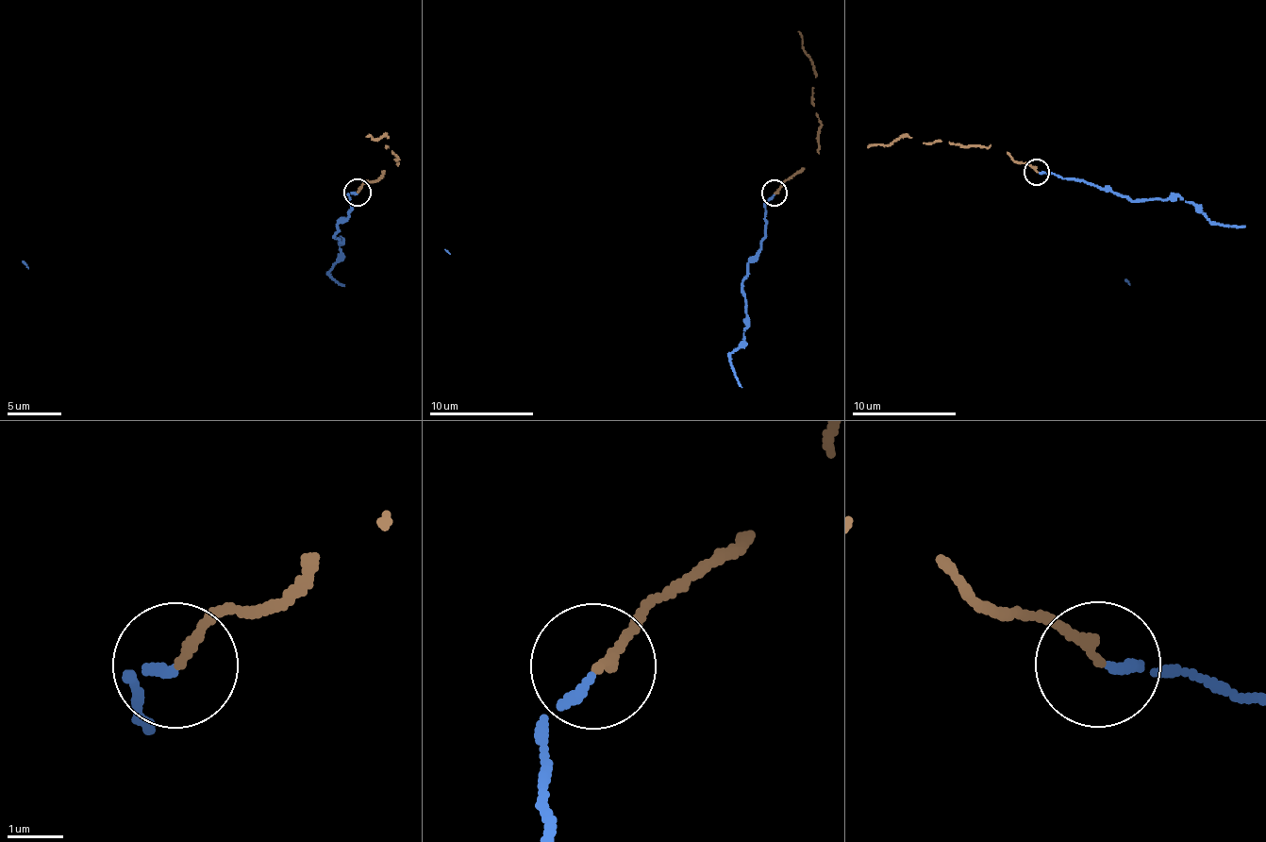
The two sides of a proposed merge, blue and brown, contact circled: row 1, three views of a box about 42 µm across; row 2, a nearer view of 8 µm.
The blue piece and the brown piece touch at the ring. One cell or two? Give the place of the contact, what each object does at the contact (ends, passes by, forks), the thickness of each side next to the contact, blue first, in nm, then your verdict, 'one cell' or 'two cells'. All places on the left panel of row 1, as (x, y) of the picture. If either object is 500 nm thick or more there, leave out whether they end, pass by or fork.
at (357, 192); blue ends there; brown ends there; 170 nm thick on the blue side, 190 nm on the other; one cell

